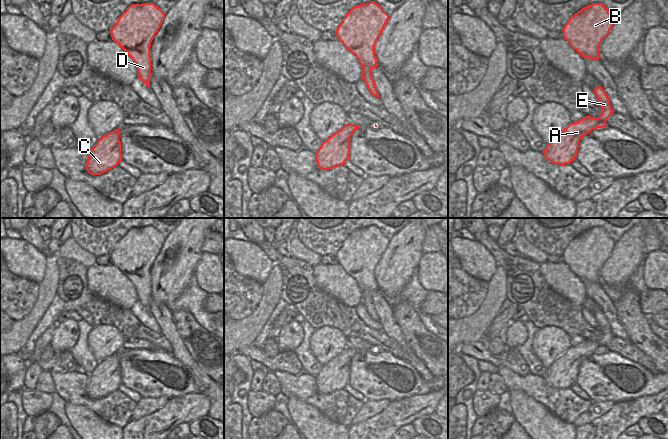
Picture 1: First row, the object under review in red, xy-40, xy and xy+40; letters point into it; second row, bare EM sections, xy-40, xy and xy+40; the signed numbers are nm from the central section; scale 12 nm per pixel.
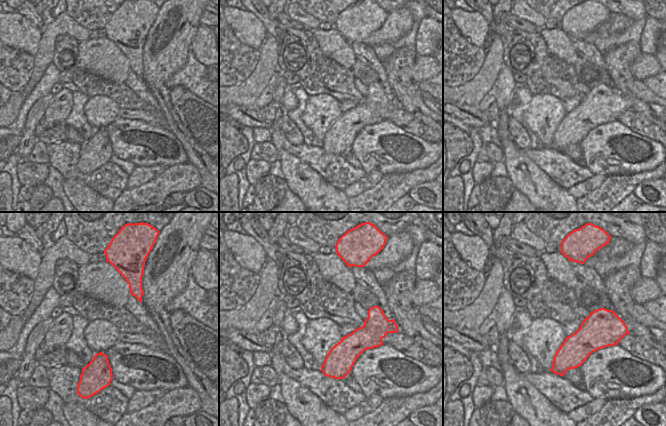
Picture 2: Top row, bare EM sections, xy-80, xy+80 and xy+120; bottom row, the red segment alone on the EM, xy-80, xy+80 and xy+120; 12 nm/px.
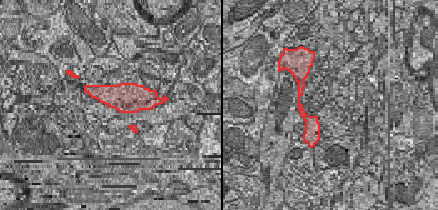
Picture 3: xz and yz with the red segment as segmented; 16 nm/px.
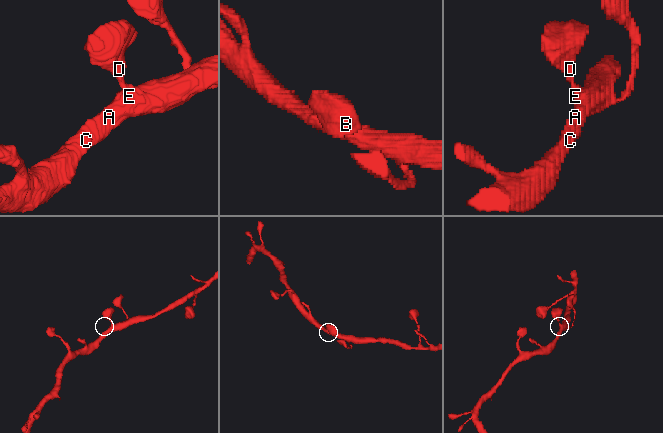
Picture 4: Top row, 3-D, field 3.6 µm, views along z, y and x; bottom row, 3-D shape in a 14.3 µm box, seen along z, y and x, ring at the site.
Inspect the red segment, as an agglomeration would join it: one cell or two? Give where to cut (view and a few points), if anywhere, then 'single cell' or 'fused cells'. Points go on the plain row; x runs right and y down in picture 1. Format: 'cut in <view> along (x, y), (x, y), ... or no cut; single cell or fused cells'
no cut; single cell

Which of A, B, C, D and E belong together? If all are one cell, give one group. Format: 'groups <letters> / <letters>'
groups A B C D E

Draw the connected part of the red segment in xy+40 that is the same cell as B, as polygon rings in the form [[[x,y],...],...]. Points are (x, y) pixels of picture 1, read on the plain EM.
[[[592,227],[570,241],[562,254],[563,262],[583,282],[599,283],[599,270],[614,244],[602,227]]]

